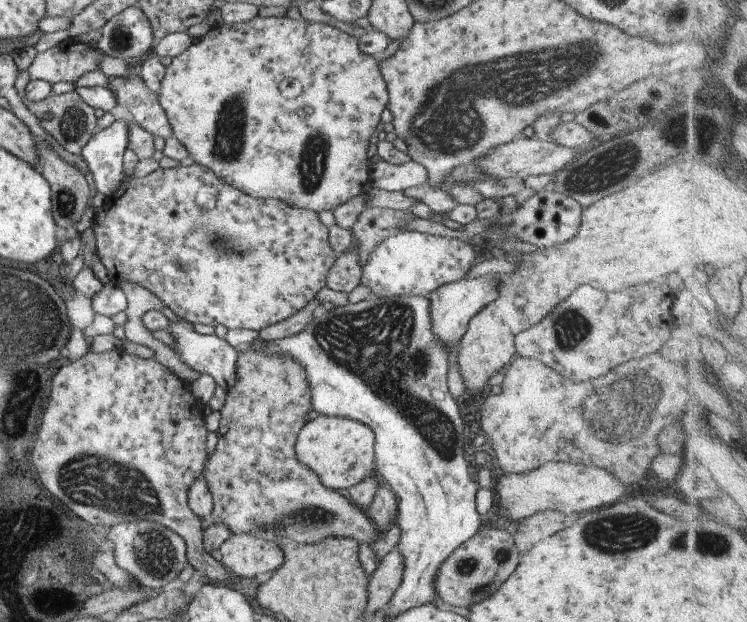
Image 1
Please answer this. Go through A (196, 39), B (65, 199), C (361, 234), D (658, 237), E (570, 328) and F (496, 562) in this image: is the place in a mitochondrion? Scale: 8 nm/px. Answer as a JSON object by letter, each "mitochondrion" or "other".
{"A":"other","B":"mitochondrion","C":"other","D":"other","E":"mitochondrion","F":"mitochondrion"}

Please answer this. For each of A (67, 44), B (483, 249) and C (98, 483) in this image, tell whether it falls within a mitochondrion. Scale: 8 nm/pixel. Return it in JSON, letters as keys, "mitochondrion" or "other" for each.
{"A":"other","B":"other","C":"mitochondrion"}

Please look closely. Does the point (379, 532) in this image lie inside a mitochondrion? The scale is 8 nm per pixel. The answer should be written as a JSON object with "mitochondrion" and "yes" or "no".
{"mitochondrion":"no"}

